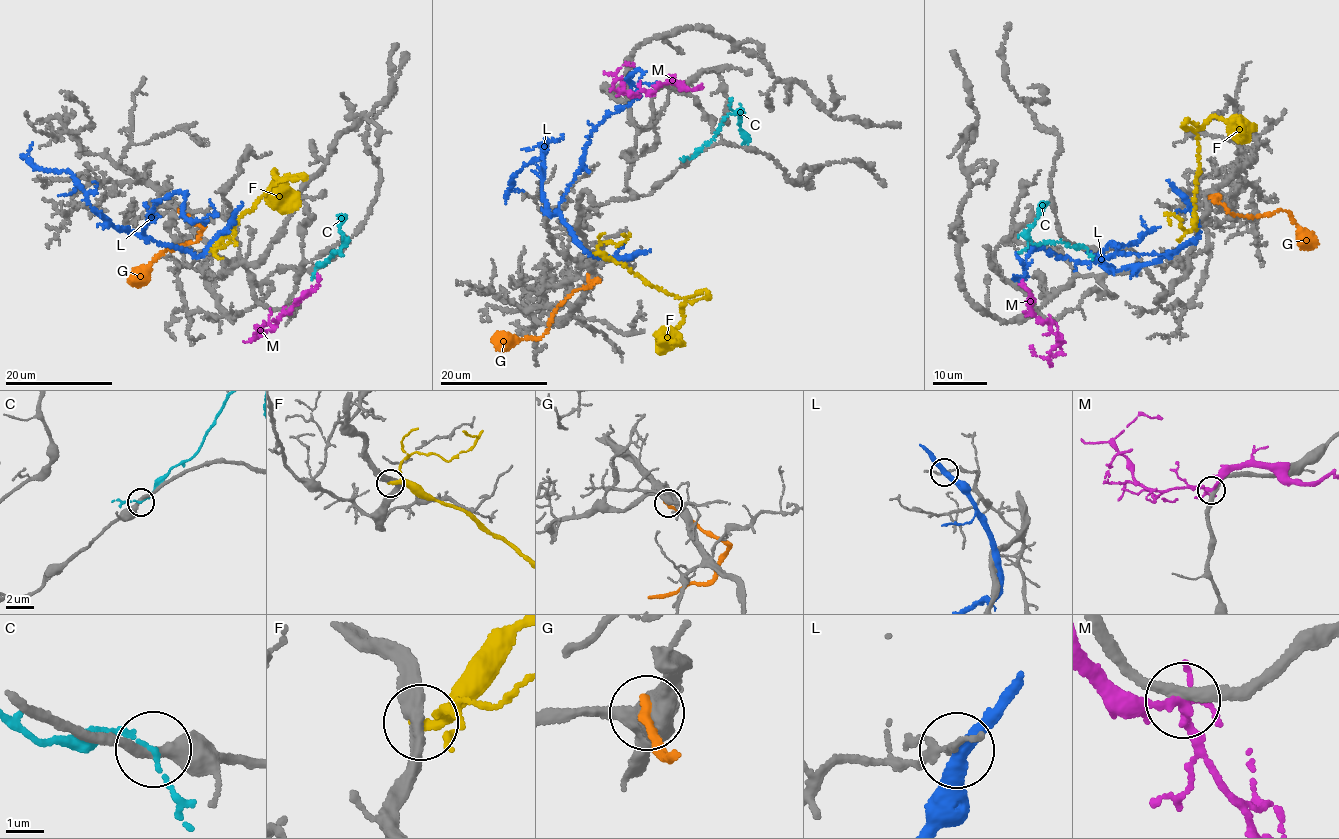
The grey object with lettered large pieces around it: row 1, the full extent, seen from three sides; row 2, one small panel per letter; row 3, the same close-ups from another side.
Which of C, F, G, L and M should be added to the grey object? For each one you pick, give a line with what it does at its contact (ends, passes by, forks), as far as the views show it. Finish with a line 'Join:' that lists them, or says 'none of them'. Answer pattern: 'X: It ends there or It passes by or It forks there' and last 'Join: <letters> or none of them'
F: It passes by
Join: F

